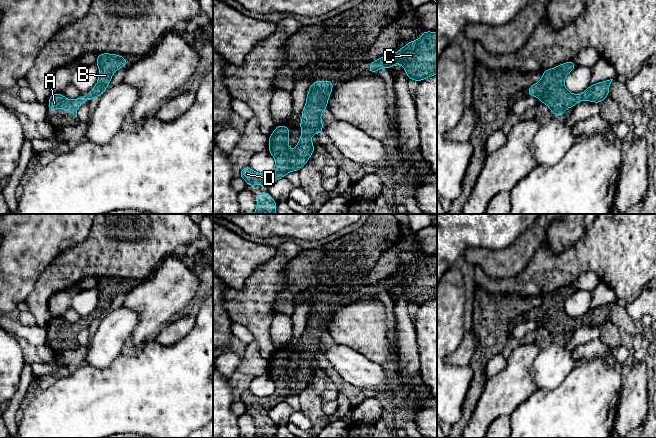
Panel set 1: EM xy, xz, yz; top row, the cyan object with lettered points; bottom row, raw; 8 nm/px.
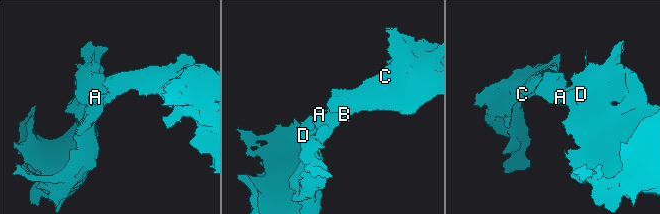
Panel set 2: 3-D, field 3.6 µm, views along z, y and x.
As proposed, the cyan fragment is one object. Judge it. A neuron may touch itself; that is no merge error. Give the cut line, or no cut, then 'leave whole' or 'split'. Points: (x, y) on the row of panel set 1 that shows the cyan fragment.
cut none; leave whole

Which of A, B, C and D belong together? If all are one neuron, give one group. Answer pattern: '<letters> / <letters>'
A B C D

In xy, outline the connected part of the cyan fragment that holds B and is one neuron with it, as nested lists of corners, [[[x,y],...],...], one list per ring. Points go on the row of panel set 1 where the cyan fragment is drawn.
[[[98,54],[95,64],[99,67],[99,77],[93,89],[88,94],[74,100],[66,99],[63,93],[52,93],[47,104],[50,113],[53,113],[62,106],[63,111],[70,111],[77,117],[79,106],[85,101],[97,99],[108,88],[115,71],[123,68],[128,61],[128,59],[118,54]]]

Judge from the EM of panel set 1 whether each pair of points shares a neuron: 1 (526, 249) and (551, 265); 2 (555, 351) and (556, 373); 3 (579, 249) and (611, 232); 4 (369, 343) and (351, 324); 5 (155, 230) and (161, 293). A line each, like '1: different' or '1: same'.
1: different
2: same
3: same
4: same
5: different

